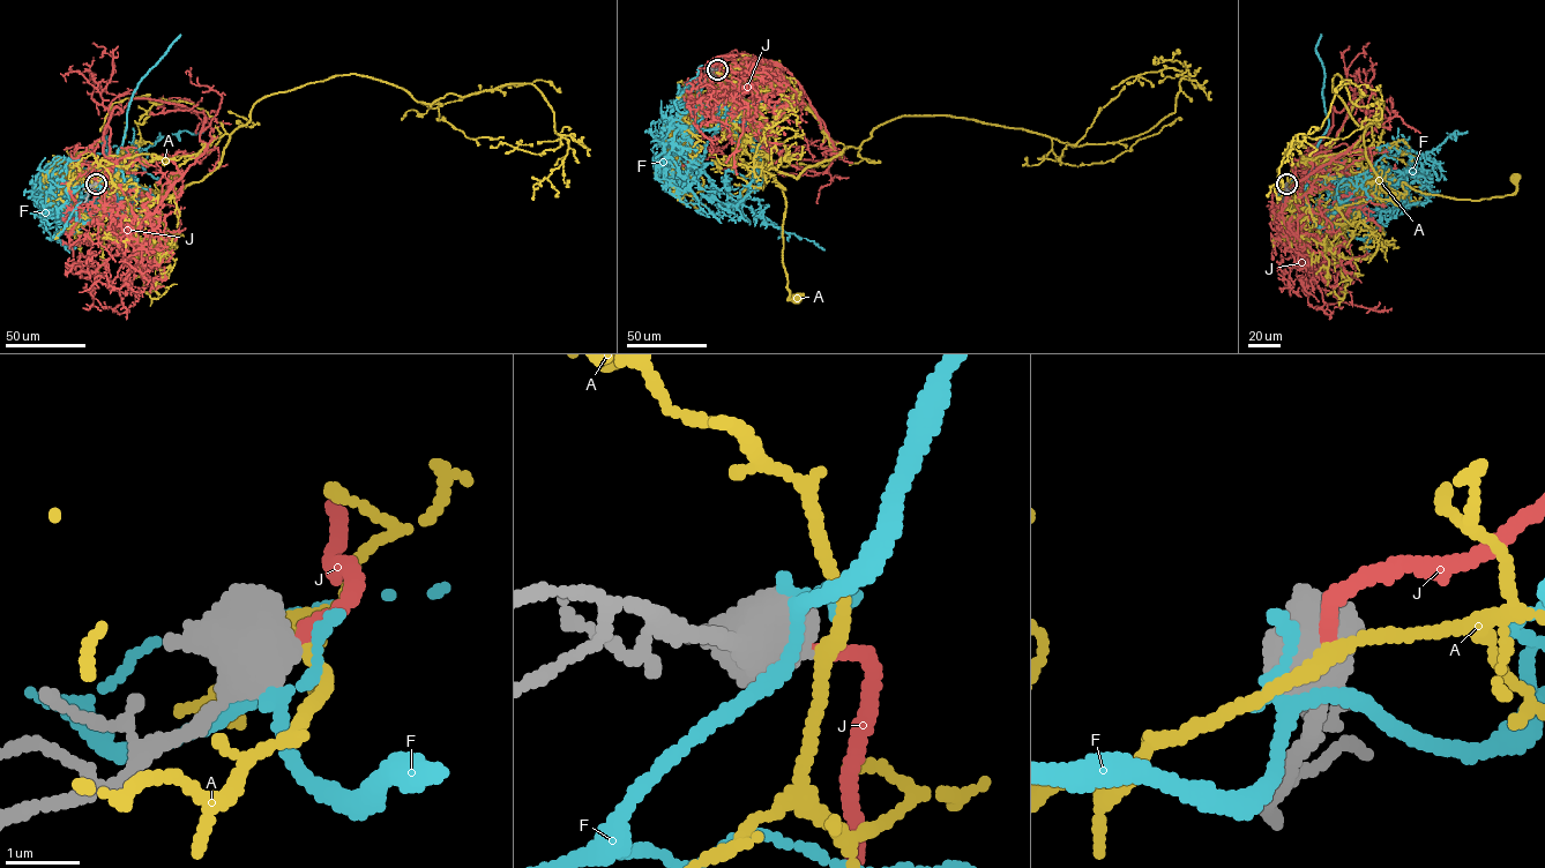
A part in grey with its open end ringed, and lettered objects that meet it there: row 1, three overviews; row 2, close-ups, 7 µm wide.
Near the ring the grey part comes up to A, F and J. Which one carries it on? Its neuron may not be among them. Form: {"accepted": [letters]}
{"accepted": ["J"]}

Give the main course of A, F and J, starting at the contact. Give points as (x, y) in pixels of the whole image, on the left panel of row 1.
A: (96, 184), (118, 176), (103, 184), (120, 195), (131, 181), (164, 194), (158, 182), (162, 200), (174, 178)
F: (96, 185), (72, 188), (65, 212), (83, 178), (80, 167), (128, 167), (164, 135), (203, 132)
J: (96, 184), (109, 180), (118, 214), (131, 225), (152, 212), (203, 152), (200, 135), (221, 96), (186, 74)

